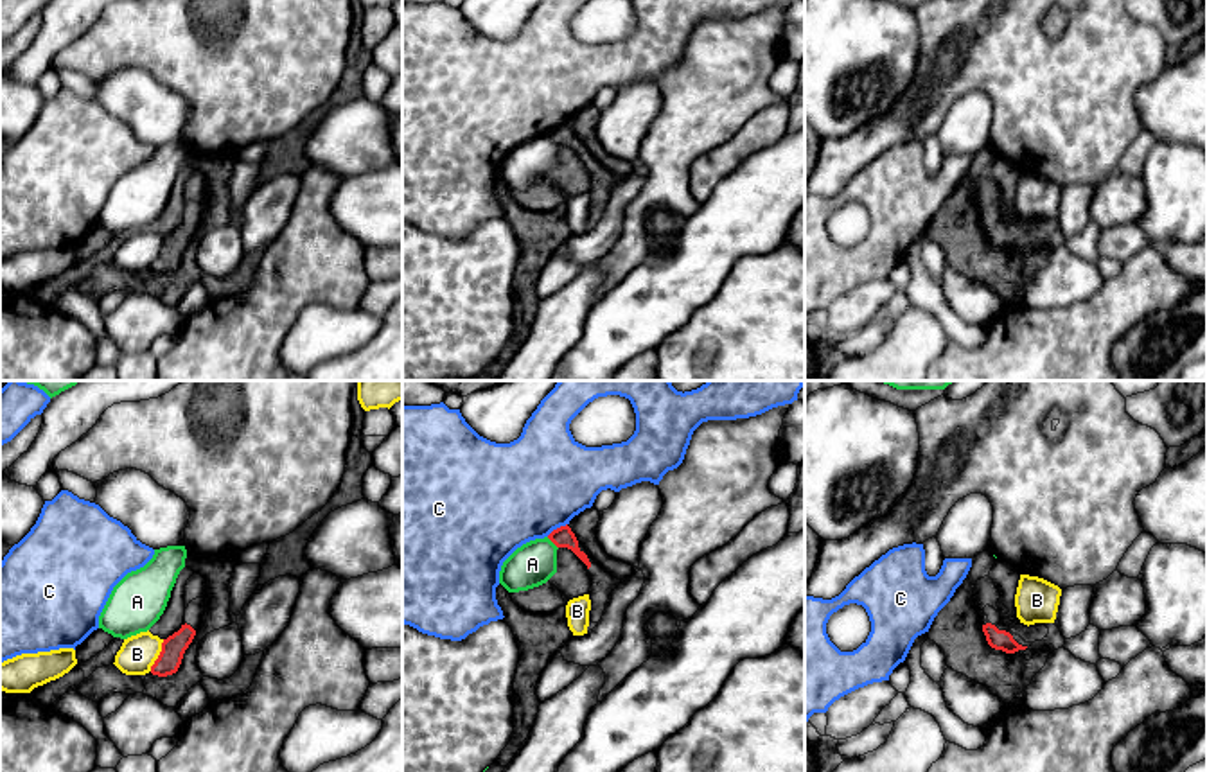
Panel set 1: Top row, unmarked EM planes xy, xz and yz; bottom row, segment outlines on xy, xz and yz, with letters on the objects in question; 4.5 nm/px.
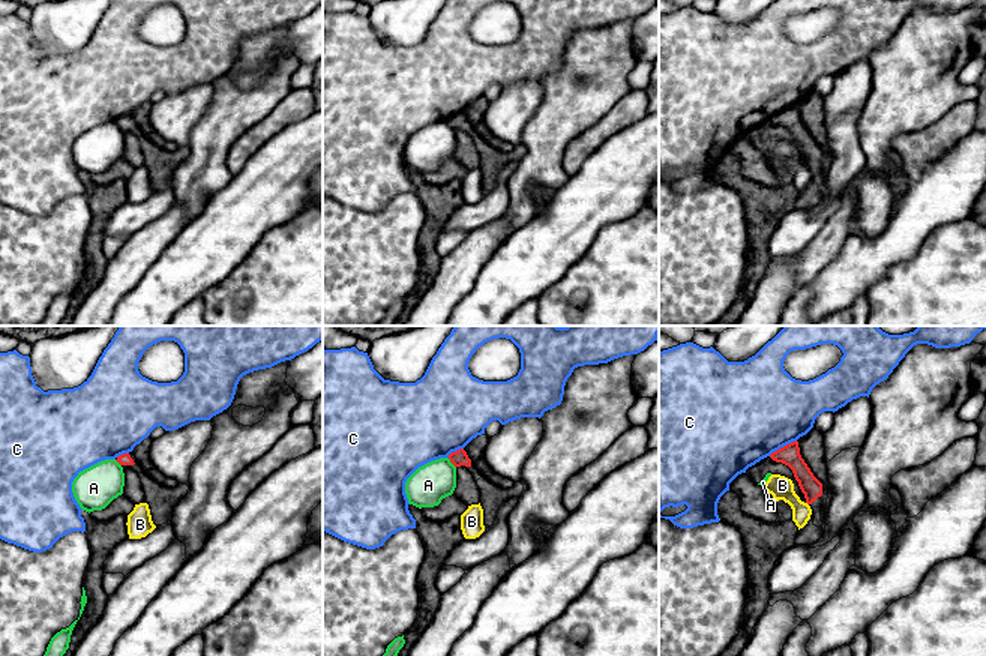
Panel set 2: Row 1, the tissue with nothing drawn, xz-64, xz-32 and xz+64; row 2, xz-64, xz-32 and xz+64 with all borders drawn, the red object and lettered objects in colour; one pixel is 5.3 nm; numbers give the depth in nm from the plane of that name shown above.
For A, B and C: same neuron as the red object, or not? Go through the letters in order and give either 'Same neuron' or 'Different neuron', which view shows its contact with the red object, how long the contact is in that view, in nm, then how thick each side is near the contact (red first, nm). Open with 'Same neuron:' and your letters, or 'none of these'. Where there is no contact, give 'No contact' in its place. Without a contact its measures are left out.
Same neuron: none of these
A: Different neuron. Touches red in xz. Shared border 80 nm. Thickness 100 nm (red) against 200 nm
B: Different neuron. Touches red in xy. Shared border 160 nm. Thickness 110 nm (red) against 160 nm
C: Different neuron. Touches red in xz. Shared border 110 nm. Thickness 100 nm (red) against 460 nm

